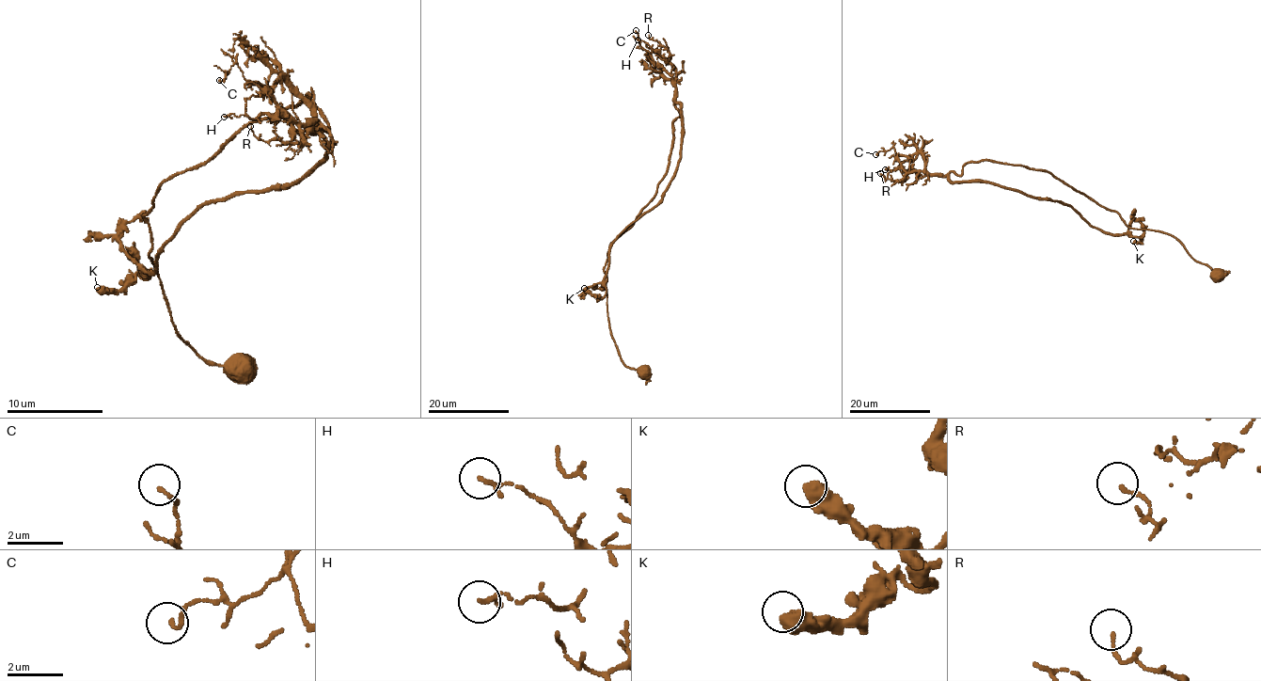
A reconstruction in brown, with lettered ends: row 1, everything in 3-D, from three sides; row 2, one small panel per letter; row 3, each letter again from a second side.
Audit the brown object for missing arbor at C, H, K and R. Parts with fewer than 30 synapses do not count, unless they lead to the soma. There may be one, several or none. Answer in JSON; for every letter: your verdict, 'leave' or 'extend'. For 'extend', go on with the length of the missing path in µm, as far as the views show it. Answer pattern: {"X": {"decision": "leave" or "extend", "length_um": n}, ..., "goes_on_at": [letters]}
{"C": {"decision": "leave"}, "H": {"decision": "leave"}, "K": {"decision": "leave"}, "R": {"decision": "leave"}, "goes_on_at": []}

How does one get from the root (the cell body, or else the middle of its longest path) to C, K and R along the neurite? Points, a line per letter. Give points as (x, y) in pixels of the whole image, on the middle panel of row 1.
C: (644, 372), (613, 340), (603, 268), (654, 196), (681, 116), (675, 70), (636, 30)
K: (644, 372), (613, 340), (603, 268), (667, 170), (679, 102), (674, 177), (610, 245), (604, 296), (584, 288)
R: (644, 372), (623, 363), (613, 340), (603, 268), (609, 245), (654, 196), (681, 116), (669, 52), (648, 35)

